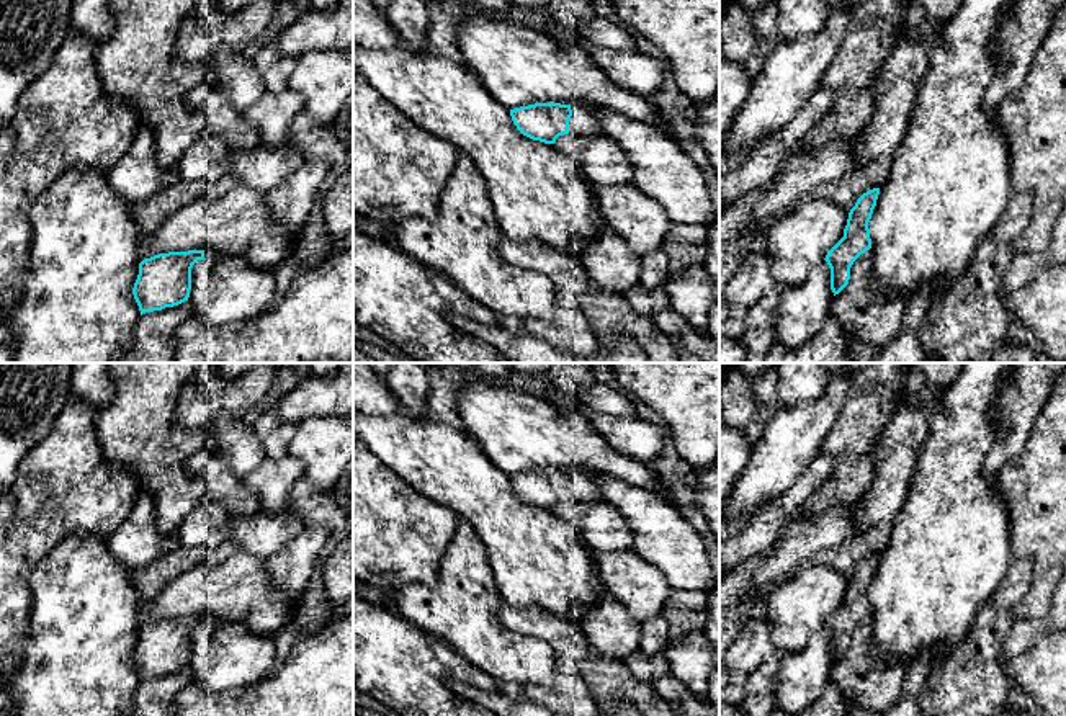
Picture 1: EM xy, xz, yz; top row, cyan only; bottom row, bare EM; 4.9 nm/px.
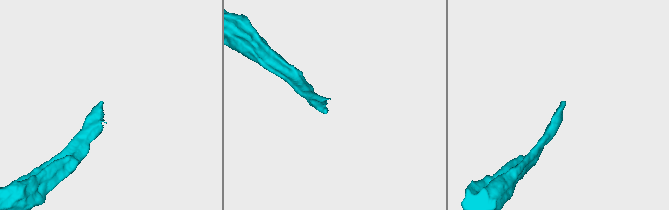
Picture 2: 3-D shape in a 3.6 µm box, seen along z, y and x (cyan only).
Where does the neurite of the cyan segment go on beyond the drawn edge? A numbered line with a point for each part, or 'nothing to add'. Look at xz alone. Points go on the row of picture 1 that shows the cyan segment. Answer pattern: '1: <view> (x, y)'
1: xz (582, 123)

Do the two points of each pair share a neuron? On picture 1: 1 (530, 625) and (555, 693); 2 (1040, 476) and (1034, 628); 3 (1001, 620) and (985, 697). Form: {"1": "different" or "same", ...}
{"1": "different", "2": "different", "3": "same"}

